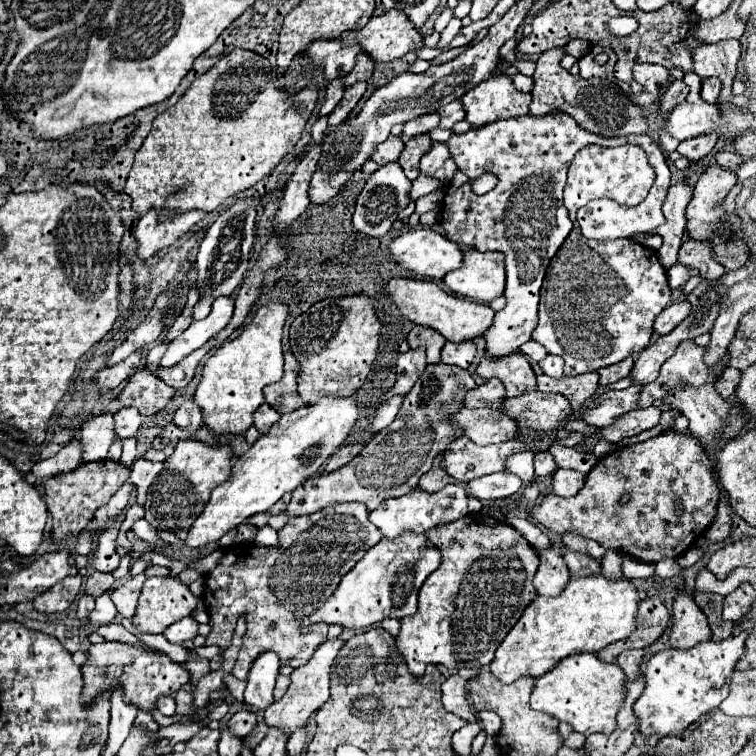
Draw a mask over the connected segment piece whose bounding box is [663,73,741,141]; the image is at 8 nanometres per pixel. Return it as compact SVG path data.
M691 73L685 75L683 81L689 85L689 95L687 99L677 105L665 119L663 129L671 135L677 137L679 141L695 135L703 135L707 131L717 131L719 135L725 135L729 139L735 137L735 125L739 125L741 119L735 119L733 111L731 113L717 113L721 111L717 105L709 105L701 99L701 79Z

